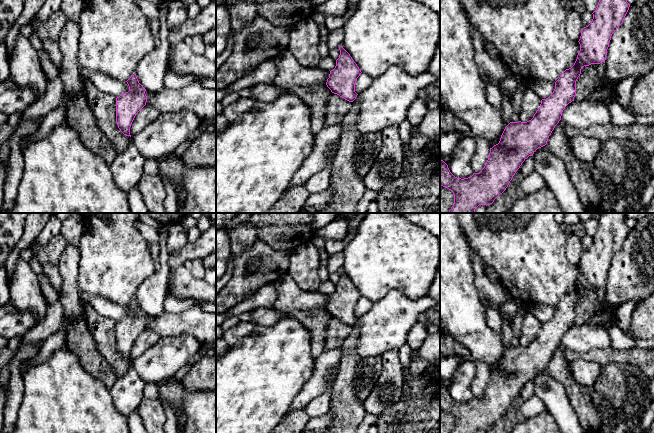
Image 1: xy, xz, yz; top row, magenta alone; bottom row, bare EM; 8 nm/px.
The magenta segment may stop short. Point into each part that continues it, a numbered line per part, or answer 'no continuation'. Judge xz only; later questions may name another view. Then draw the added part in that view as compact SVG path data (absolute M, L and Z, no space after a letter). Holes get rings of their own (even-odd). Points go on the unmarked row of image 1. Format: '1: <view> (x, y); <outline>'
no continuation

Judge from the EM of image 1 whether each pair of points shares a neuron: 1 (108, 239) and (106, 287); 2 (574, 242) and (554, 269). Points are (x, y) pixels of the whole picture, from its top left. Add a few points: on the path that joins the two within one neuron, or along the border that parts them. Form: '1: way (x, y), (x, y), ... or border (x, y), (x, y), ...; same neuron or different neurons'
1: way (108, 251), (108, 264), (105, 268), (106, 275); same neuron
2: border (567, 235), (566, 256), (570, 262), (577, 265); different neurons

